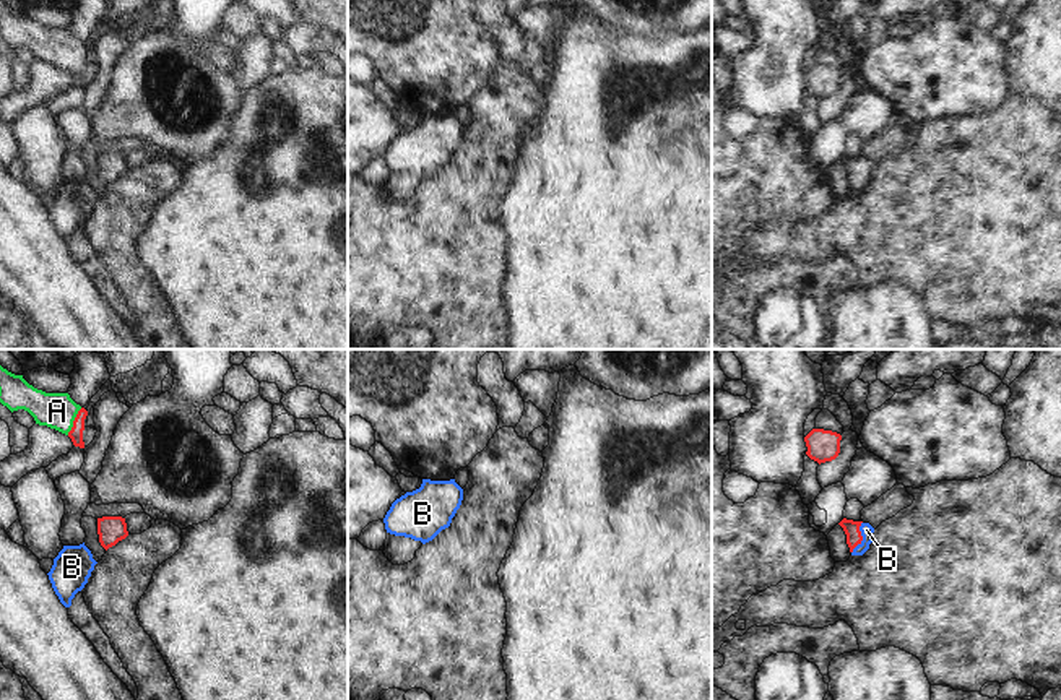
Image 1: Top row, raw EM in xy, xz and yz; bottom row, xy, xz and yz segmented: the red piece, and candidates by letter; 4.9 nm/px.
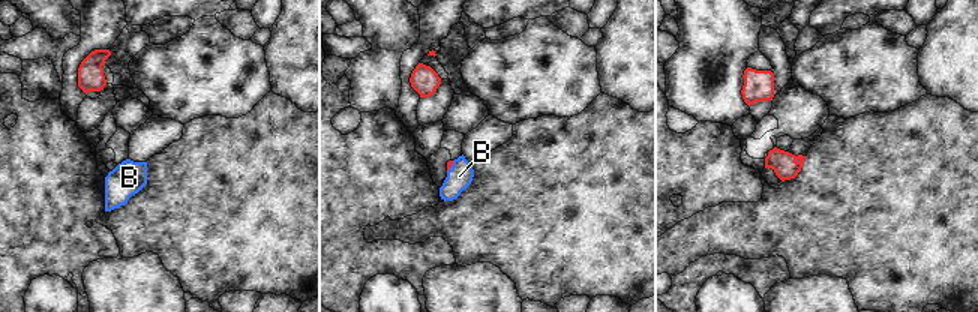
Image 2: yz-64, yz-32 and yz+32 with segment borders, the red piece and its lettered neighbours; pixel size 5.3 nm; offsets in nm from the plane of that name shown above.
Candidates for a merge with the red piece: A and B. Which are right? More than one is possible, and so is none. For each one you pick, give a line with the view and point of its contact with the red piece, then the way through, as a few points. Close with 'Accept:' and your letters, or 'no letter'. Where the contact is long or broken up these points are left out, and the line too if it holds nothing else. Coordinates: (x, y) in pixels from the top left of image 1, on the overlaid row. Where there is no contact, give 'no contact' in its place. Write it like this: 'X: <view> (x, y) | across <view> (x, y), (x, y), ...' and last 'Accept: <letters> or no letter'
A: xy (73, 421) | across xy (75, 434), (73, 421), (57, 411)
B: yz (861, 538) | across yz (852, 528), (861, 538), (866, 530)
Accept: A, B

